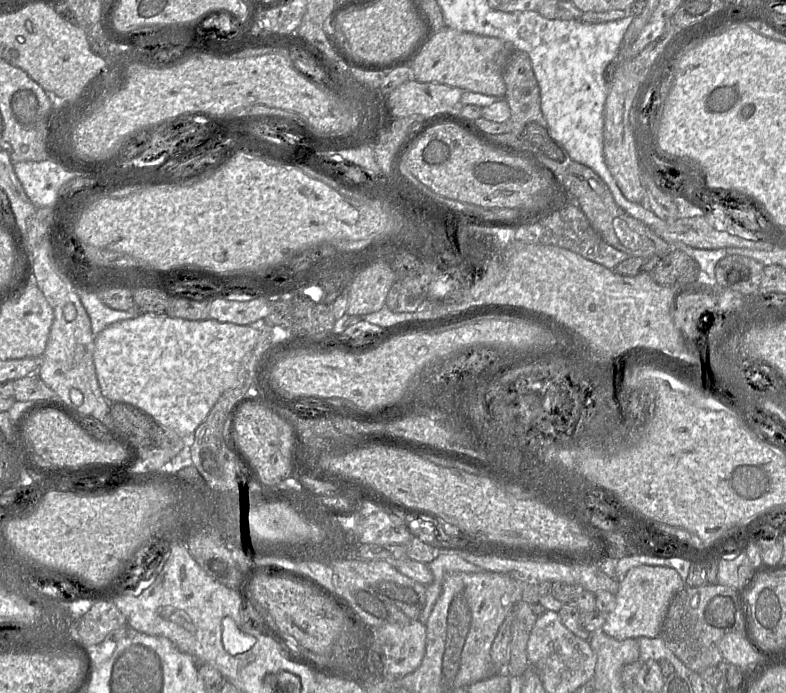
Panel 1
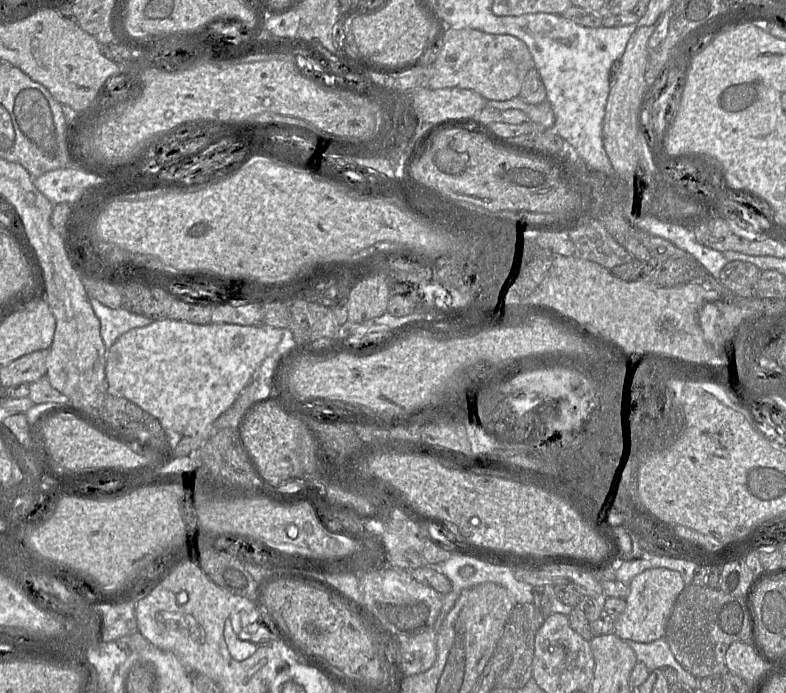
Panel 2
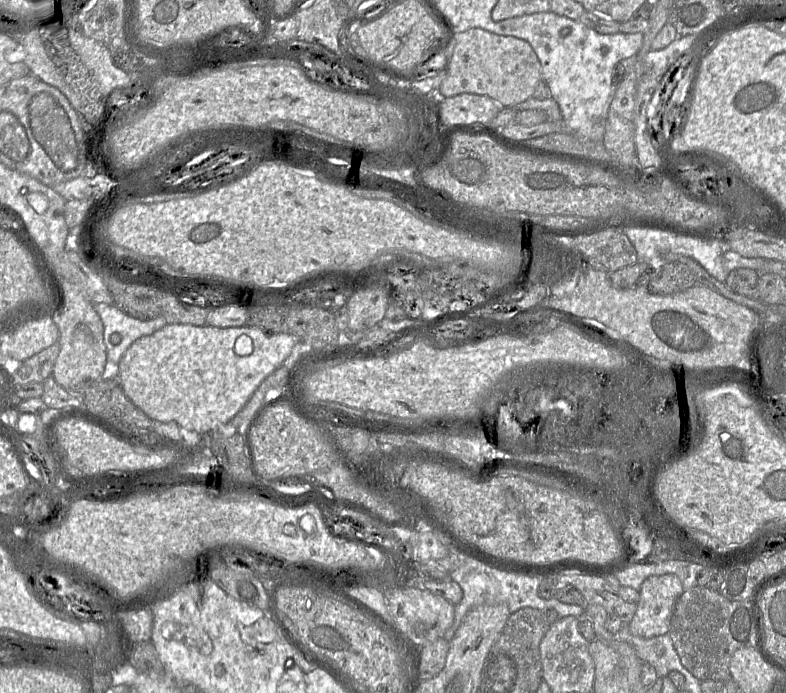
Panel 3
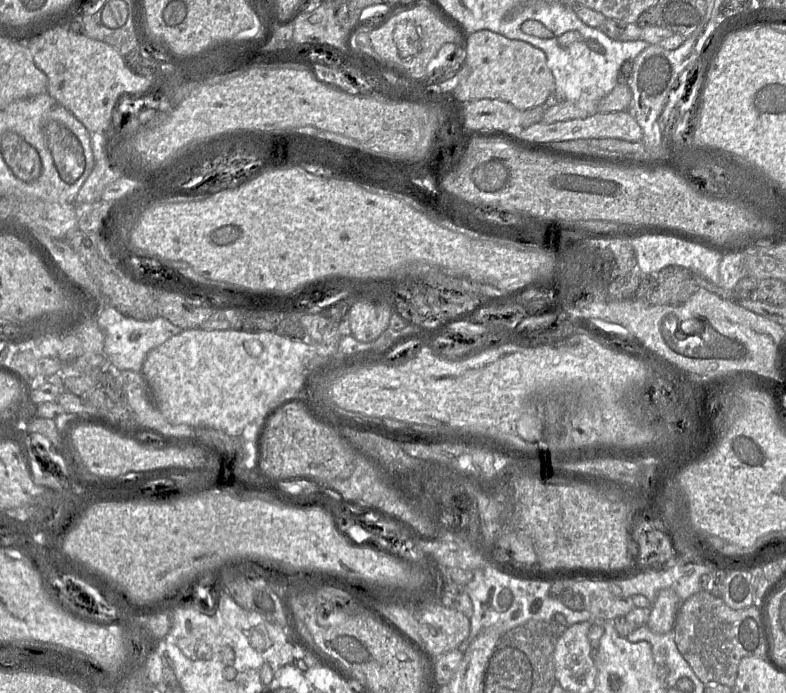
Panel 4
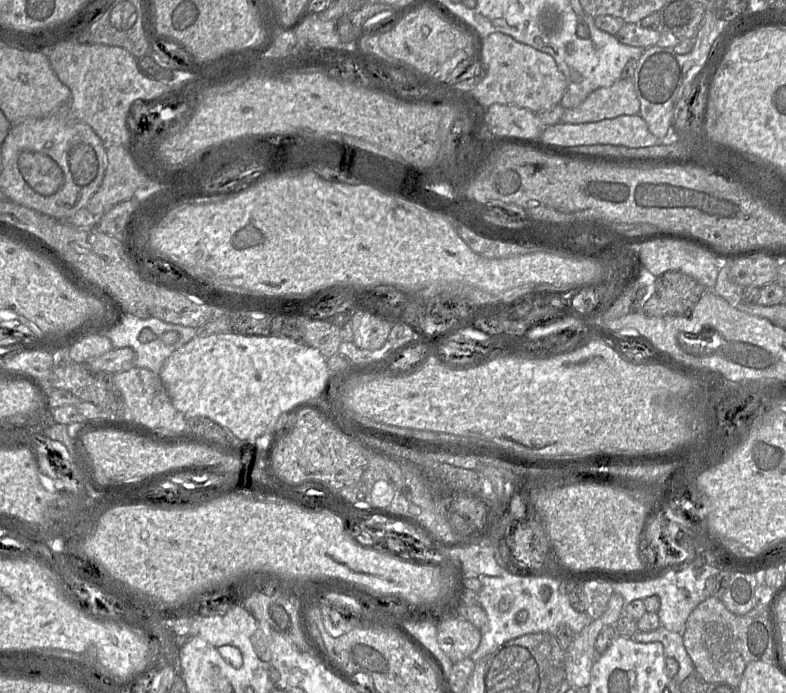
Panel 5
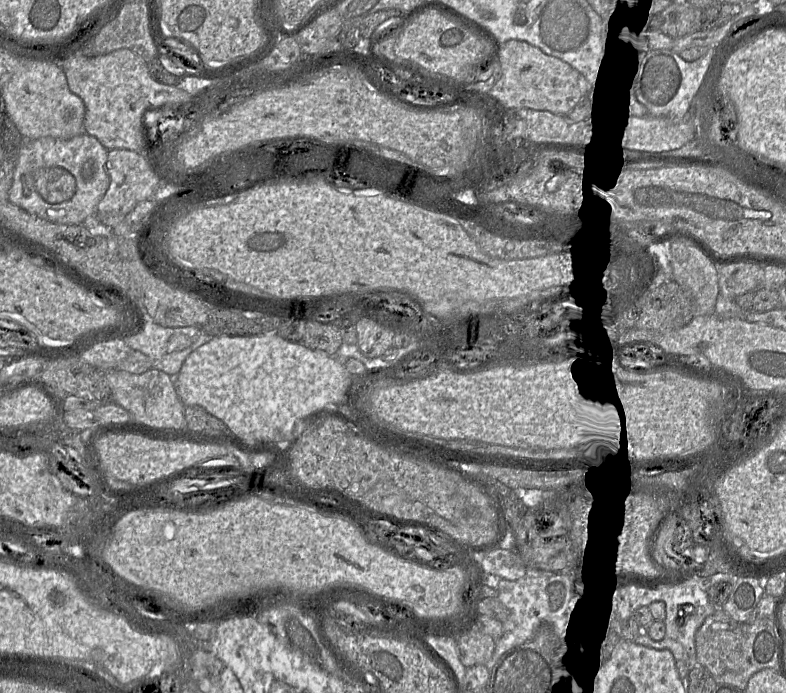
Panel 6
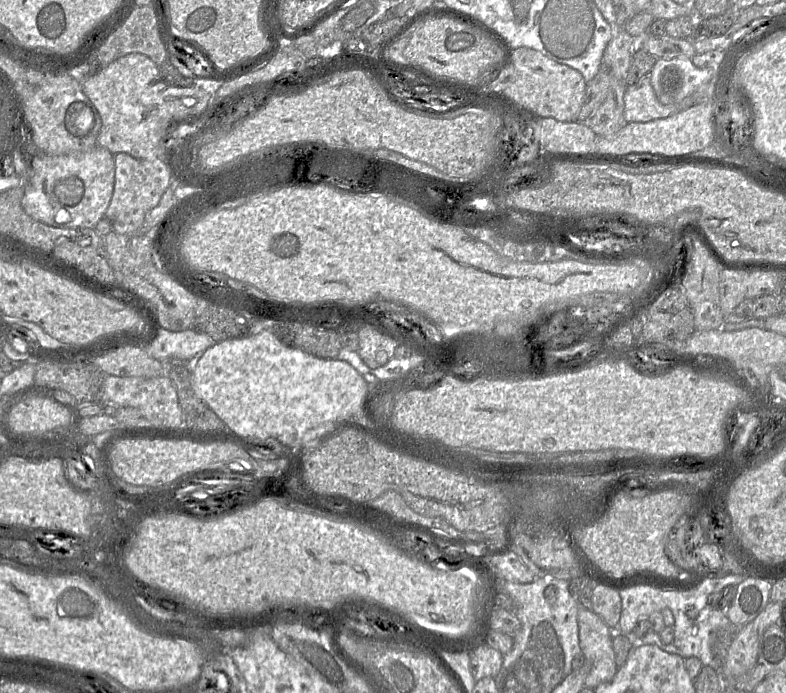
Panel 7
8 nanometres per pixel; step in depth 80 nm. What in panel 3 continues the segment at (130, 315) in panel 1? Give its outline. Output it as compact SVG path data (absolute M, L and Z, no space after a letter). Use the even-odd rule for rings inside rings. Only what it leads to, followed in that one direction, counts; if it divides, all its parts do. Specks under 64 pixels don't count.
M92 302L92 307L102 321L110 373L113 372L115 375L117 365L133 342L153 334L168 324L162 315L149 320L139 320L113 305Z

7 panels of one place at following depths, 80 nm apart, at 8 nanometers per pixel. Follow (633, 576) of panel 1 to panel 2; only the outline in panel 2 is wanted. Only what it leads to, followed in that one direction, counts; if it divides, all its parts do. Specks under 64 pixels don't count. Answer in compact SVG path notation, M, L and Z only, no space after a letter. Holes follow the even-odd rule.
M651 568L636 575L628 586L626 608L615 620L614 634L623 641L650 643L666 634L673 607L685 588L681 574L667 568Z

